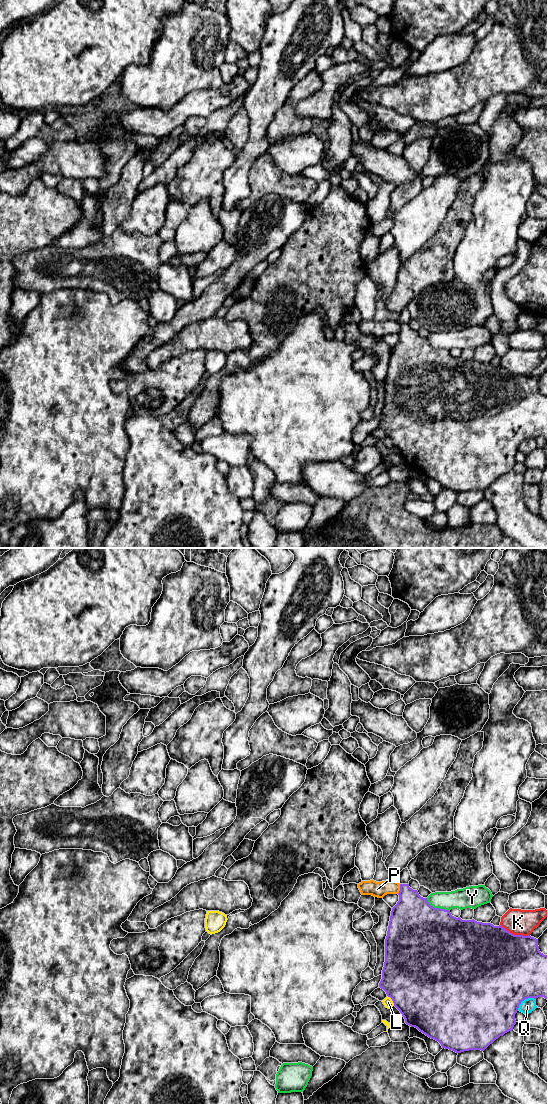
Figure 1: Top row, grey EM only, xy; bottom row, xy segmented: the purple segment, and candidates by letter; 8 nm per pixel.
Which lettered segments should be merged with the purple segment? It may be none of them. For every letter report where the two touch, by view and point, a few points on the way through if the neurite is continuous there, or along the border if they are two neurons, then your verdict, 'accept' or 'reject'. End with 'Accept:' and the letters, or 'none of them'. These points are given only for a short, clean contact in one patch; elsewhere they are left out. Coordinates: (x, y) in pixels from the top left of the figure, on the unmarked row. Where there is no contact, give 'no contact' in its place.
K: xy (515, 375) | reject
L: xy (392, 440) | reject
P: xy (400, 329) | along xy (400, 324), (400, 330), (397, 333) | reject
Q: xy (524, 439) | reject
Y: xy (437, 348) | reject
Accept: none of them

